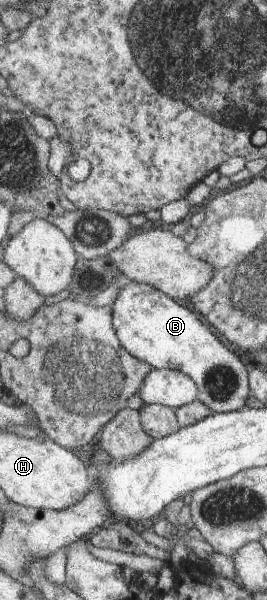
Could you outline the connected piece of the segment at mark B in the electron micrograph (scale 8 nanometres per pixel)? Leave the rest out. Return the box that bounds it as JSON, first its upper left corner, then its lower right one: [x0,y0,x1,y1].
[112,278,251,413]

